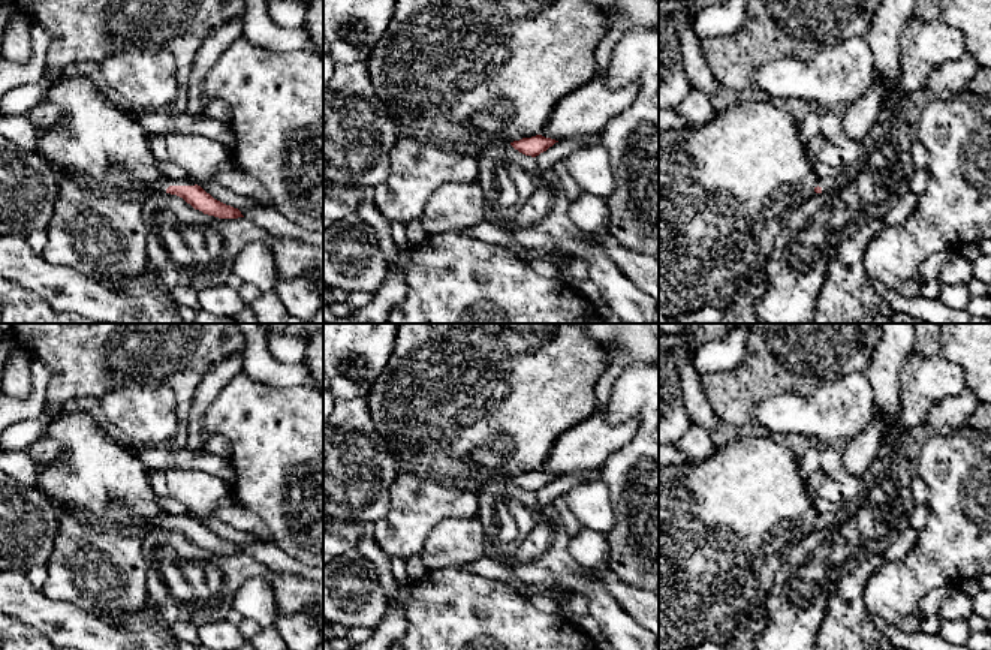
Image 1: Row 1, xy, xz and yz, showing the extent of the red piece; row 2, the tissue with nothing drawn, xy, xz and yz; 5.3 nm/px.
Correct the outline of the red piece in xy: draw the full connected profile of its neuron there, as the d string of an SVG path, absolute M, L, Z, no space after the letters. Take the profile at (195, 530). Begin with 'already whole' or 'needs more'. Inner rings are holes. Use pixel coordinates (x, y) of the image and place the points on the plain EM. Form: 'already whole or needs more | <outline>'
needs more | M162 512L153 518L153 526L159 529L177 530L190 539L195 545L199 545L208 551L219 554L244 553L238 544L214 535L201 521L189 514L172 515L169 512Z

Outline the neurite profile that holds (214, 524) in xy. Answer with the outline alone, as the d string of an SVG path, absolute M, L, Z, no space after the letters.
M214 517L214 518L208 518L205 521L196 518L198 521L201 521L207 529L210 529L214 535L226 539L226 541L231 541L234 544L260 544L262 541L248 535L248 533L244 533L244 532L240 532L234 527L231 527L229 524L223 523L219 517Z

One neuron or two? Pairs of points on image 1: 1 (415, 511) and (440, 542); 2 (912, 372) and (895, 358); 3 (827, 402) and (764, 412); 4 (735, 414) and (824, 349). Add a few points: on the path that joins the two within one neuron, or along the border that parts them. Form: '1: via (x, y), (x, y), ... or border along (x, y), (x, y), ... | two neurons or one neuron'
1: border along (463, 515), (443, 518), (430, 533), (419, 553) | two neurons
2: border along (912, 349), (901, 367), (900, 399) | two neurons
3: via (812, 412), (779, 412) | one neuron
4: via (755, 391), (801, 349) | one neuron

